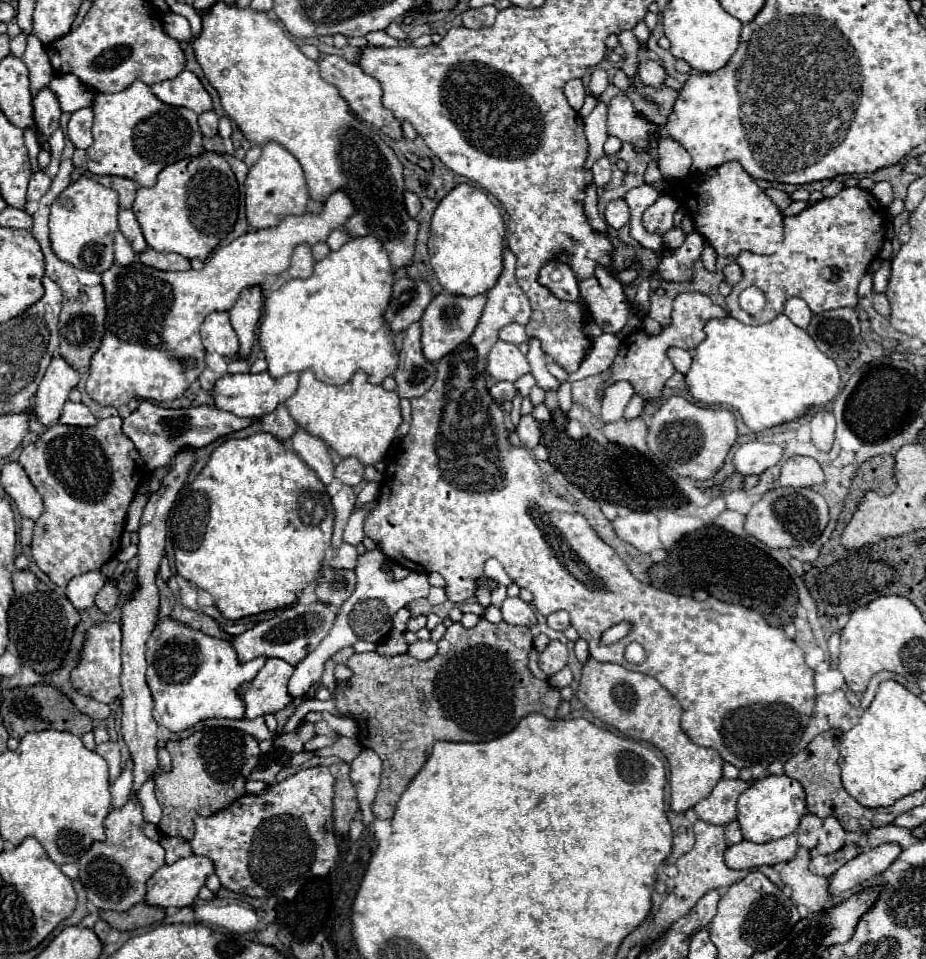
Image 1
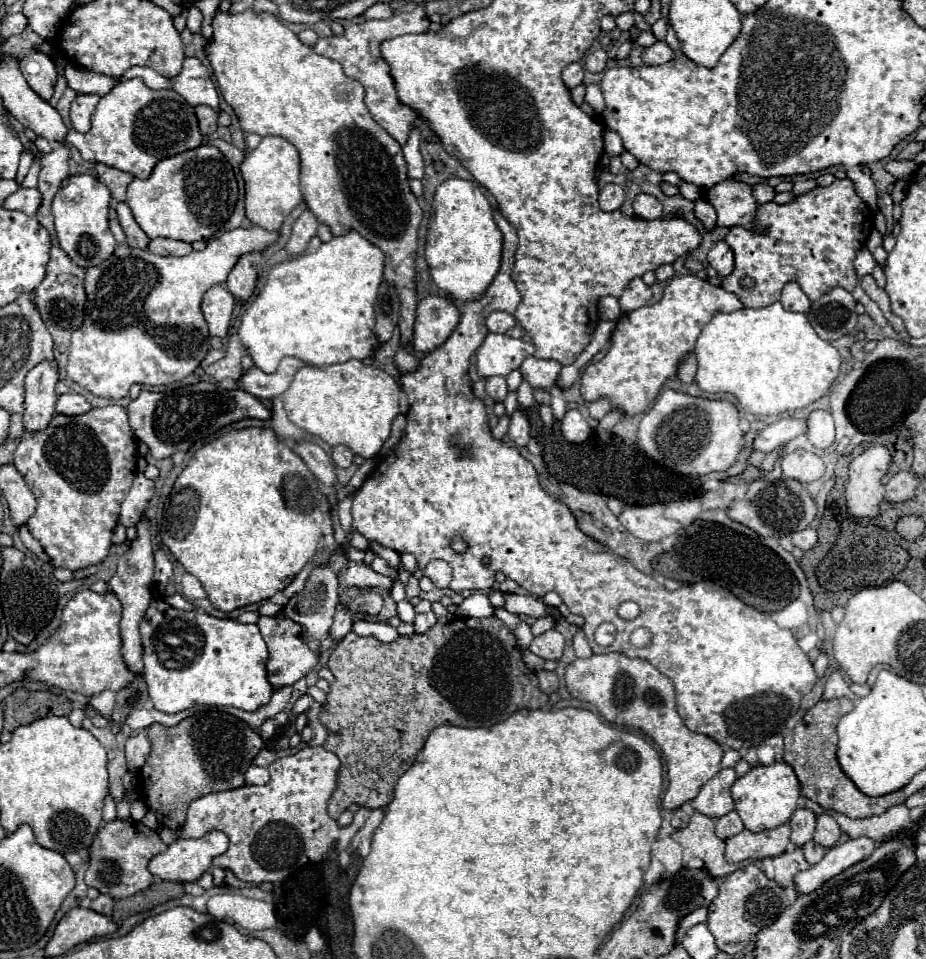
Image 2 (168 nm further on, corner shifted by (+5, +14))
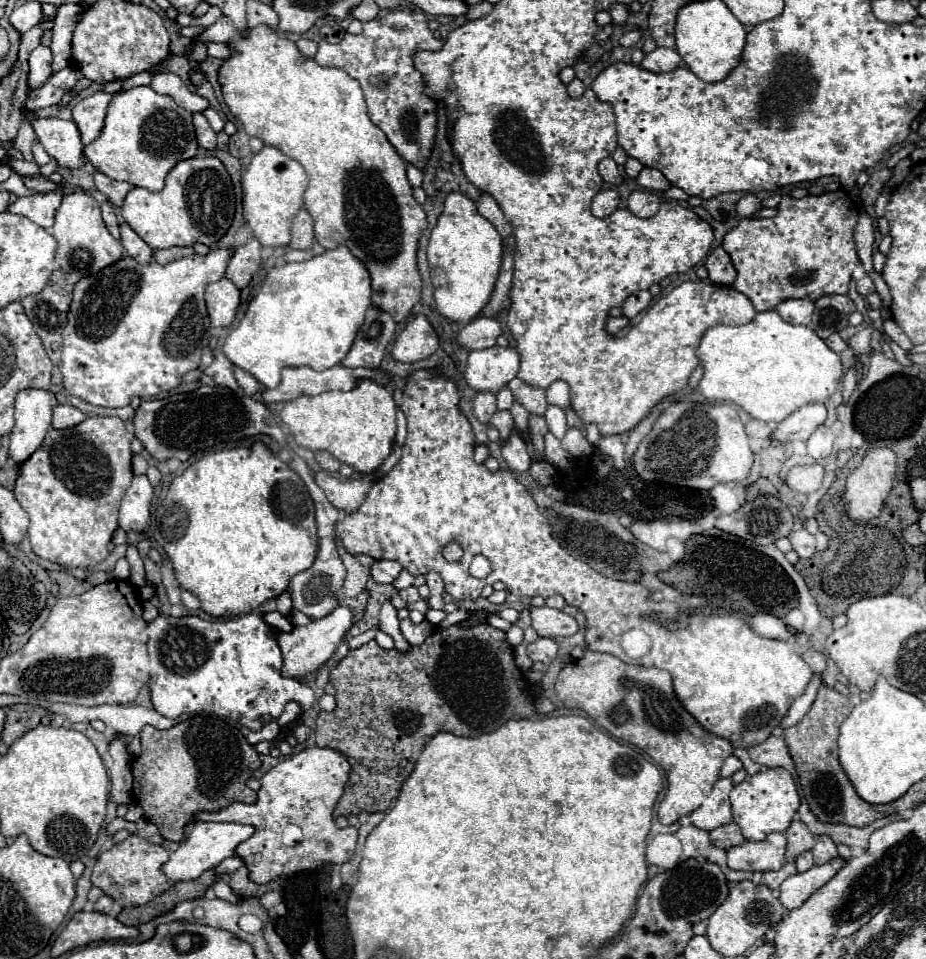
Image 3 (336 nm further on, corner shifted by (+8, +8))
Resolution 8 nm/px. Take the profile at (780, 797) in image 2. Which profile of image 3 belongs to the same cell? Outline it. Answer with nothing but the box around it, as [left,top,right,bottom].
[731,768,799,840]

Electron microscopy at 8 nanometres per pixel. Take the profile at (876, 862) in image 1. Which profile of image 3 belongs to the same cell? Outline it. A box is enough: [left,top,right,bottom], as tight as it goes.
[779,858,845,910]

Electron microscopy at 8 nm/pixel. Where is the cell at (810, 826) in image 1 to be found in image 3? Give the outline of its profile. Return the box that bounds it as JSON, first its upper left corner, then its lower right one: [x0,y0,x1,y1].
[785,820,815,862]

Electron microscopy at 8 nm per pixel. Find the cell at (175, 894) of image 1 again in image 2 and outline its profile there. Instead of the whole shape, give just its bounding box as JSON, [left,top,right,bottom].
[148,832,228,882]

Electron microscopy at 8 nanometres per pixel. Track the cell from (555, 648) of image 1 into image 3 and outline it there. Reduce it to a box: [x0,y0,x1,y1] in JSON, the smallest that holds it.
[527,638,557,664]

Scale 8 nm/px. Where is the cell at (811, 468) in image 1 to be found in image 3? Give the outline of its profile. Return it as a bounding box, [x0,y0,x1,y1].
[785,464,823,494]

